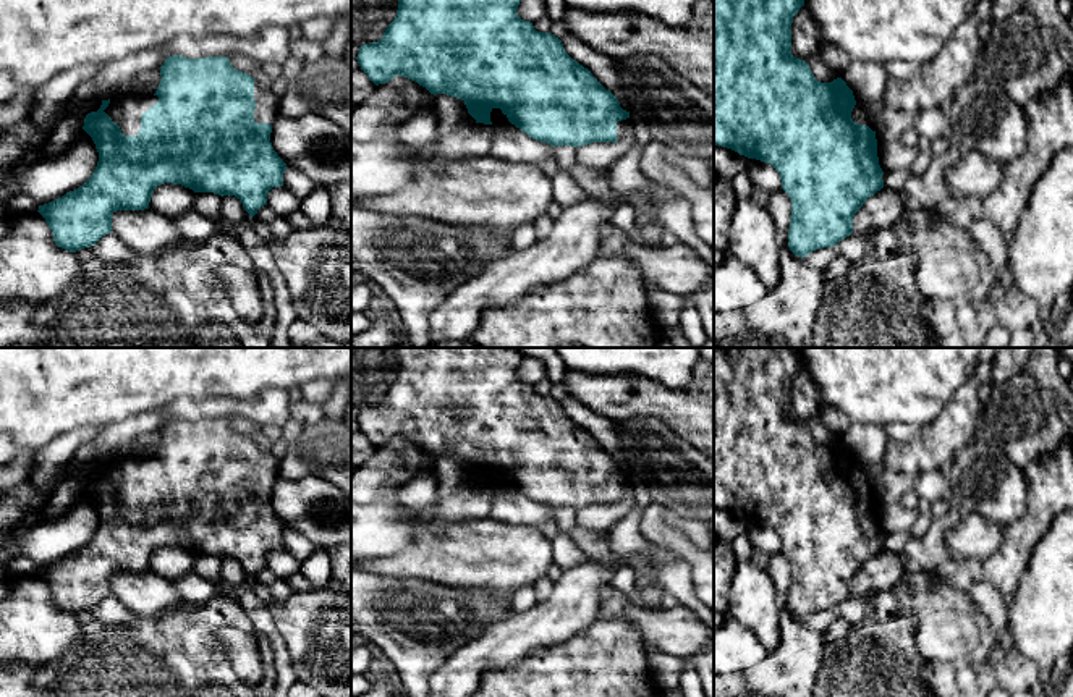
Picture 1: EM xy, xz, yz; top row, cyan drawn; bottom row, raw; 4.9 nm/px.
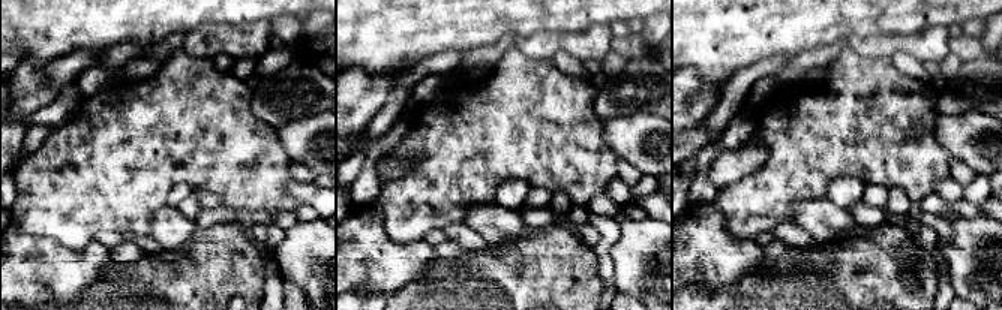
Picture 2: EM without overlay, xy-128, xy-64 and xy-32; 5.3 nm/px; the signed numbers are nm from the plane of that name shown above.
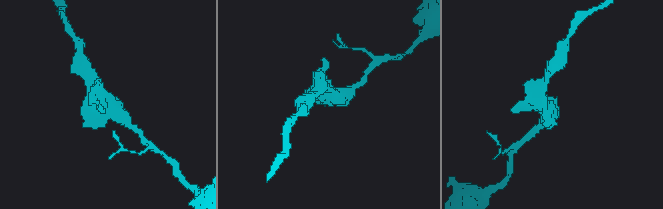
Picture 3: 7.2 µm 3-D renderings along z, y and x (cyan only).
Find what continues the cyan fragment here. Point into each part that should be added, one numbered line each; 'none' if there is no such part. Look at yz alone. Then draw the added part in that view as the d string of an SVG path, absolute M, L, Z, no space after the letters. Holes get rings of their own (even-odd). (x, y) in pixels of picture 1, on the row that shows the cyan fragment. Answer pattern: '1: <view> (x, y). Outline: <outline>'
1: yz (861, 114). Outline: M853 92L853 95L856 100L856 105L851 112L853 121L858 125L869 126L872 131L876 131L876 120L874 120L874 115L871 112L869 102L859 99L855 92Z

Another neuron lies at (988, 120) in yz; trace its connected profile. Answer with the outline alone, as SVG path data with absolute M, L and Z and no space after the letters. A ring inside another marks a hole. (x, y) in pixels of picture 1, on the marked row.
M979 73L953 95L956 115L950 133L955 150L978 150L1000 165L1016 158L1026 144L1024 108Z

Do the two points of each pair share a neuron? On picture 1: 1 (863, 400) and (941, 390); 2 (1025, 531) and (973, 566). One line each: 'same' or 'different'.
1: same
2: different

